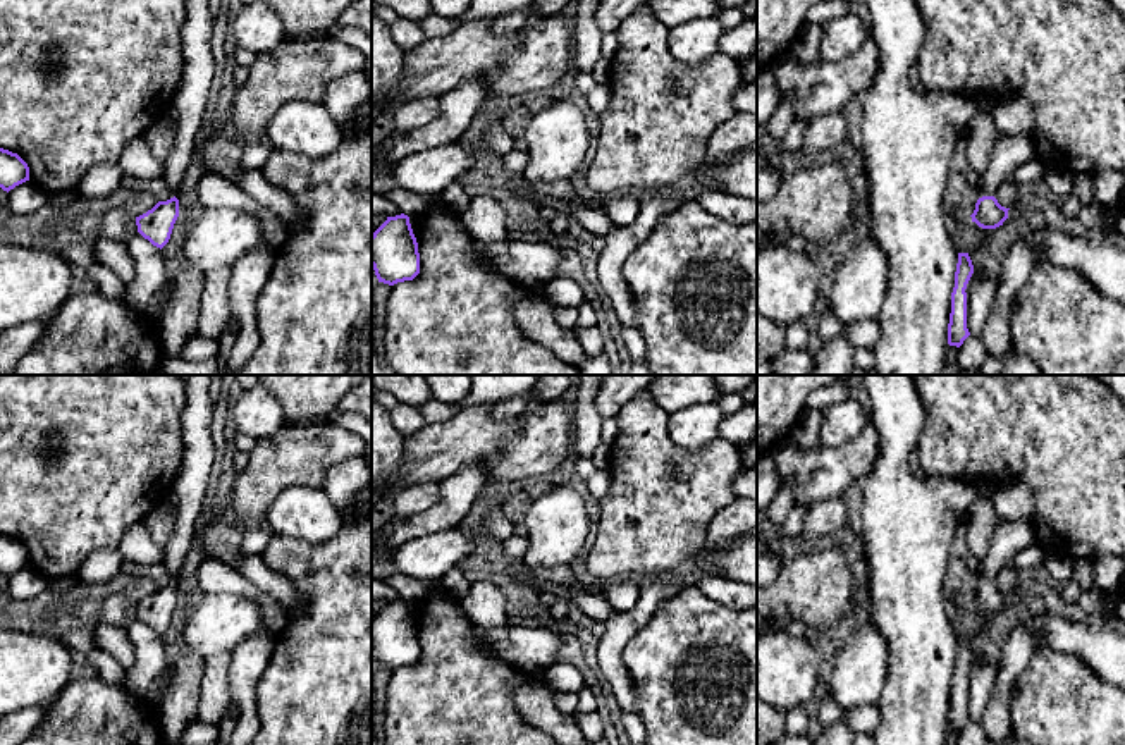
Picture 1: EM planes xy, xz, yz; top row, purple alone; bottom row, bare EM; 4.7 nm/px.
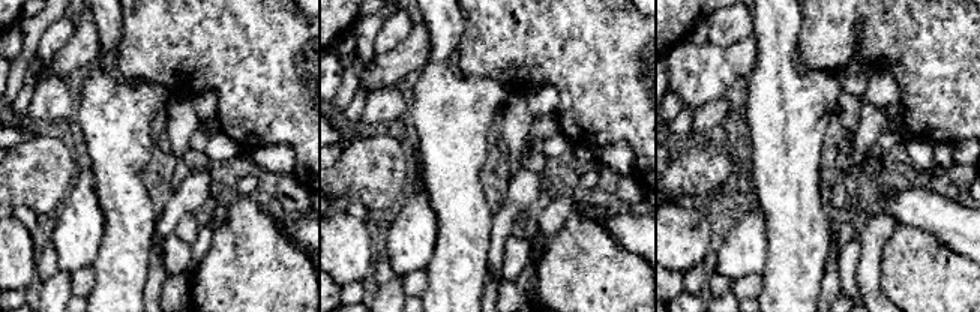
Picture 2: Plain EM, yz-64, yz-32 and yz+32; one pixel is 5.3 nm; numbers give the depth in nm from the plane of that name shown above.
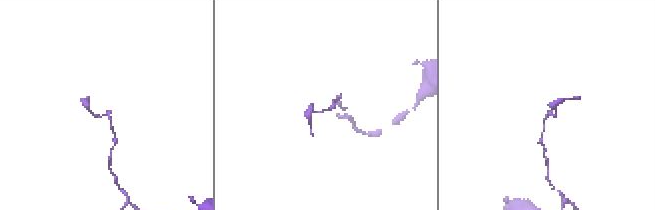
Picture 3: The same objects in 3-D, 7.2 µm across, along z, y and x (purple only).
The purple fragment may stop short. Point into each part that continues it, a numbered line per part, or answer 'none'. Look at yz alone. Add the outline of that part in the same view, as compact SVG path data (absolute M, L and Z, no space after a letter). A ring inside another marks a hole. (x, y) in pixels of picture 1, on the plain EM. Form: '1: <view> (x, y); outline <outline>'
1: yz (1010, 537); outline M998 520L989 551L979 570L979 583L994 582L1006 561L1032 544L1036 544L1032 525L1027 521Z

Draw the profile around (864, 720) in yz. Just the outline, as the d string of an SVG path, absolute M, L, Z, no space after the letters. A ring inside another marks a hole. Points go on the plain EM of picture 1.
M867 704L864 707L846 712L846 721L853 735L874 735L879 728L881 709L877 704Z

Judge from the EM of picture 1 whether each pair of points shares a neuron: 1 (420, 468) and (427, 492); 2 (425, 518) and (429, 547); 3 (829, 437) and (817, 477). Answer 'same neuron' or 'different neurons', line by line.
1: different neurons
2: different neurons
3: different neurons

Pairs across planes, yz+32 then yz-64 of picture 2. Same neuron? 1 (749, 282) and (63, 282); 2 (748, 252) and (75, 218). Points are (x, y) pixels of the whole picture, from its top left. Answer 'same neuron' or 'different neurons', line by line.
1: different neurons
2: same neuron

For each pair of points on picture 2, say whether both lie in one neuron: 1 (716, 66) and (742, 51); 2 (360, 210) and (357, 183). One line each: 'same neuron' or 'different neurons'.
1: same neuron
2: different neurons

